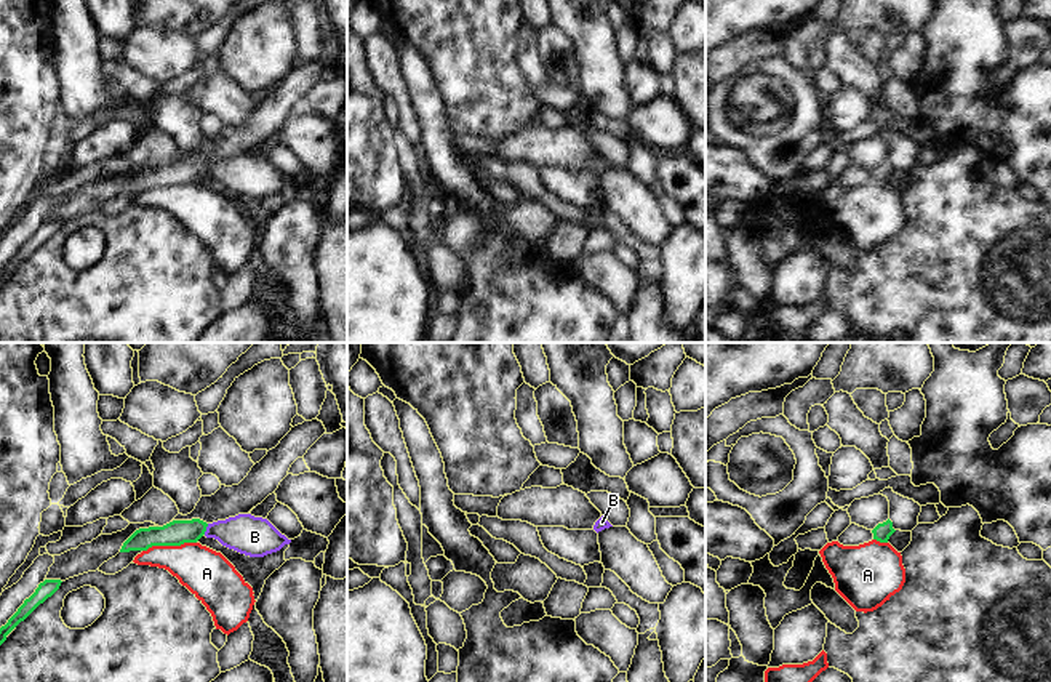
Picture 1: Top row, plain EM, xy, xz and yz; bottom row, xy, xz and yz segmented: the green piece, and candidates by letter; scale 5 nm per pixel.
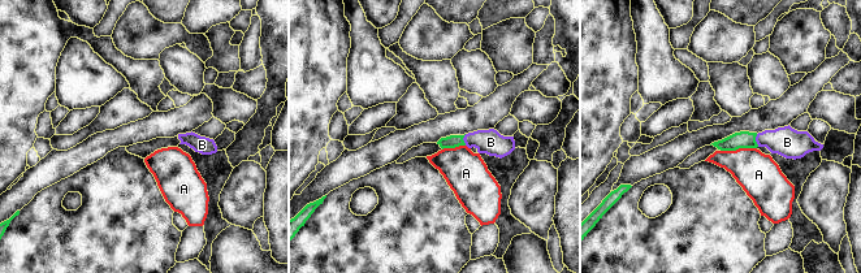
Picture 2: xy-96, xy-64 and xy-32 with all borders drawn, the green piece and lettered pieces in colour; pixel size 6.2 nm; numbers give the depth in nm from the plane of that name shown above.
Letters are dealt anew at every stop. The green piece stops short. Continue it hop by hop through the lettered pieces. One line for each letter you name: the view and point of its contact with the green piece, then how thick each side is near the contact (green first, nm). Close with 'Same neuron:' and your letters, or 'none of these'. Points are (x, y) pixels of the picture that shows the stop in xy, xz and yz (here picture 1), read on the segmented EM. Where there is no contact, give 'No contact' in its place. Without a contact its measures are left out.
B: Touches green at xy (205, 529). Thickness 130 nm (green) against 200 nm
Same neuron: B

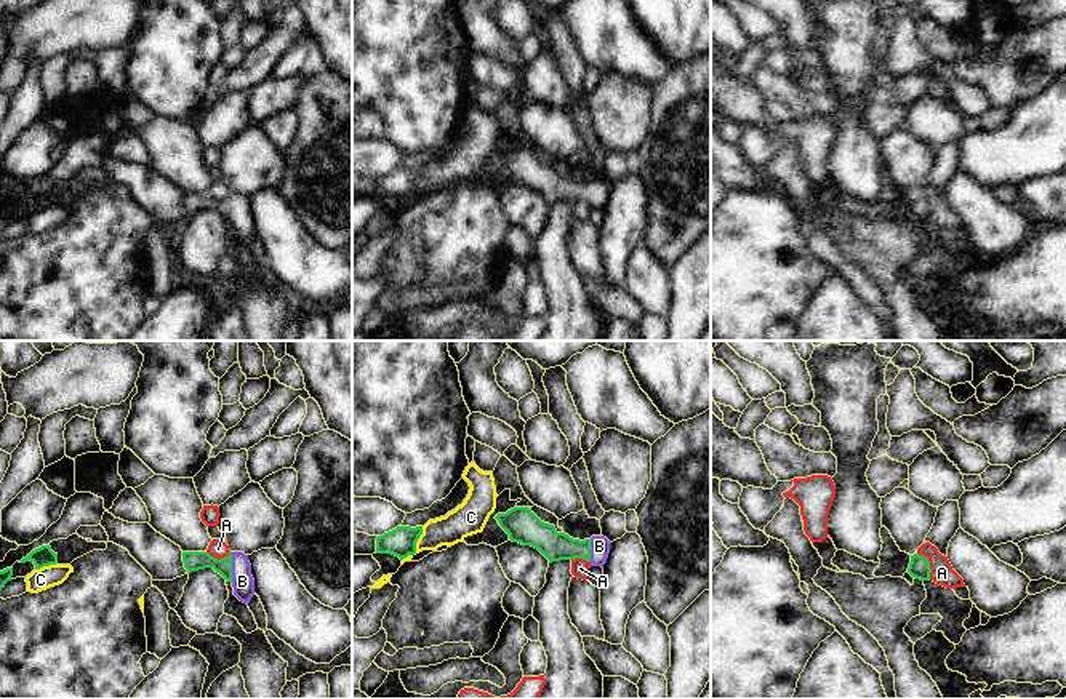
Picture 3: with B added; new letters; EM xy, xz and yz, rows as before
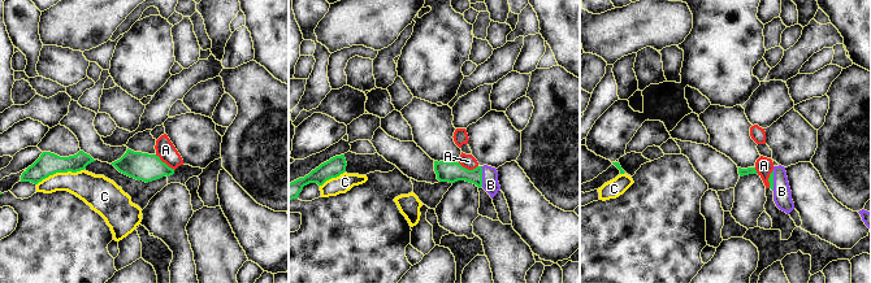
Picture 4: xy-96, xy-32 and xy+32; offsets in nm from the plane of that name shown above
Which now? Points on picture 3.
B: Touches green at xy (231, 567). Thickness 100 nm (green) against 110 nm
Same neuron: B

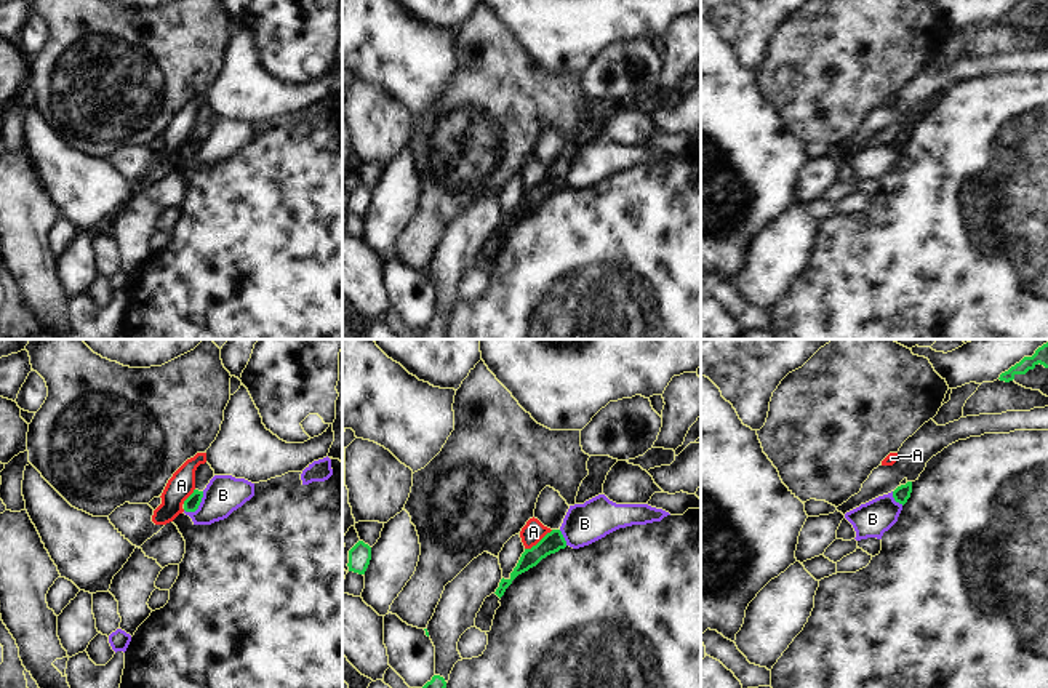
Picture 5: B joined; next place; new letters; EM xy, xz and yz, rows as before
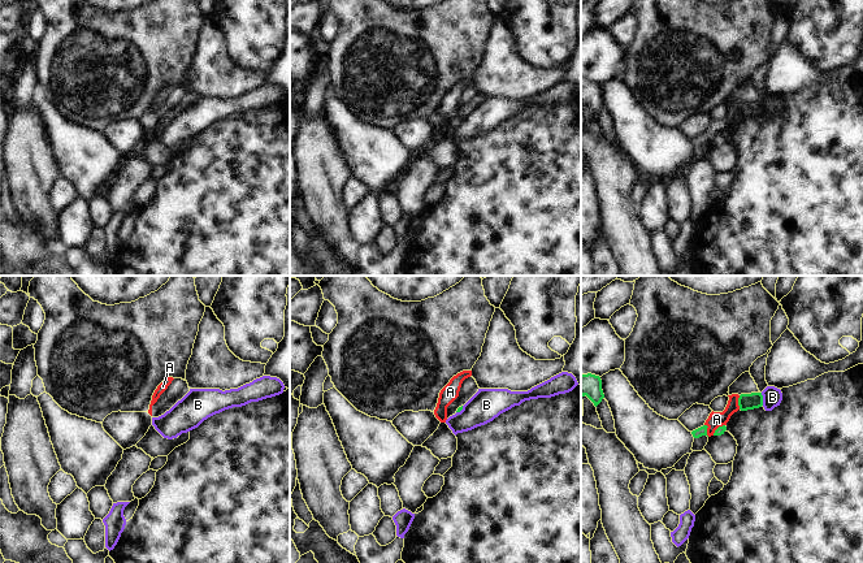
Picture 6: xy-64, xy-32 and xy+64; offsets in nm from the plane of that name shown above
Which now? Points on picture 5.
A: Touches green at xz (540, 541). Thickness 100 nm (green) against 110 nm
Same neuron: A

